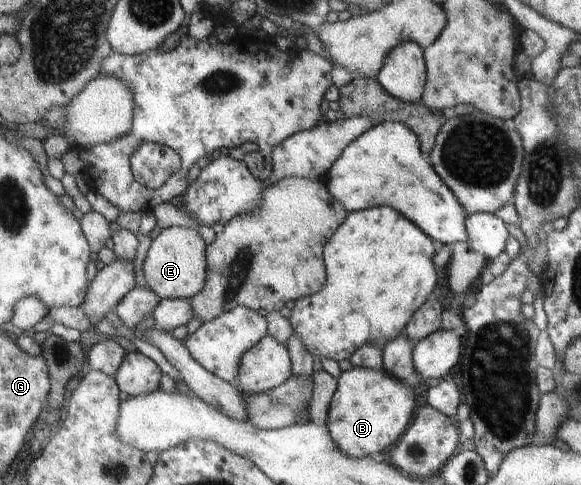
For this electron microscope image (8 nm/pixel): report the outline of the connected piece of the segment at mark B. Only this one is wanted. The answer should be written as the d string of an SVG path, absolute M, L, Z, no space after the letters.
M404 334L384 349L384 368L353 367L338 378L339 387L330 401L331 416L326 424L345 454L365 458L383 450L392 450L414 423L419 405L430 388L415 365L415 348L413 338Z

